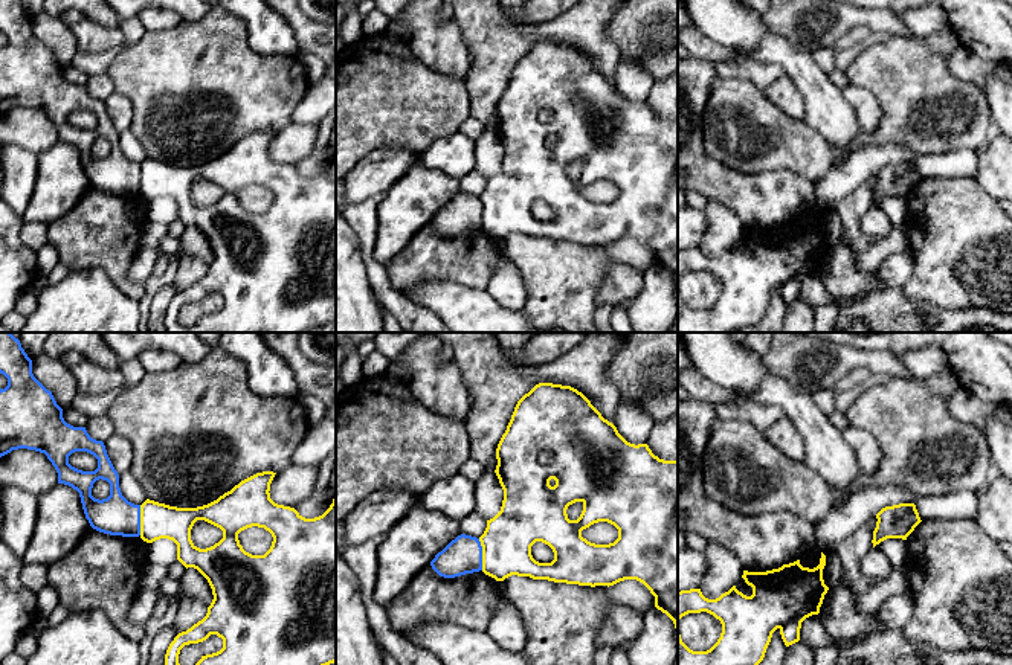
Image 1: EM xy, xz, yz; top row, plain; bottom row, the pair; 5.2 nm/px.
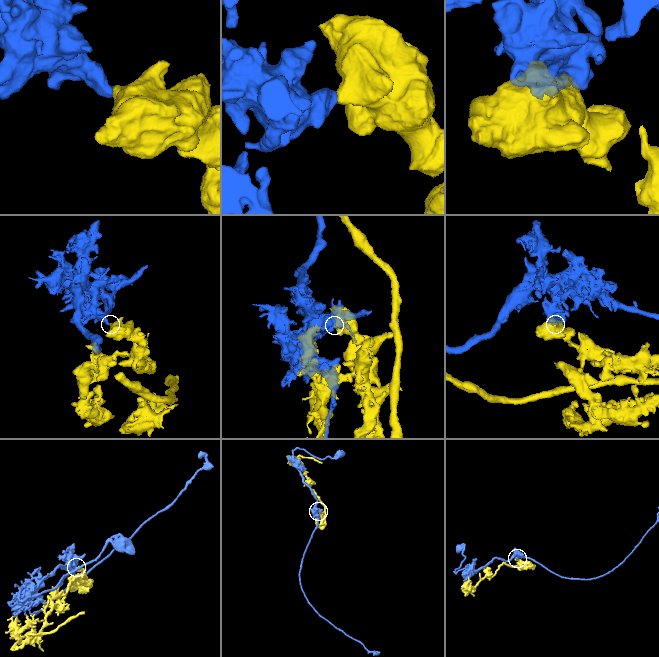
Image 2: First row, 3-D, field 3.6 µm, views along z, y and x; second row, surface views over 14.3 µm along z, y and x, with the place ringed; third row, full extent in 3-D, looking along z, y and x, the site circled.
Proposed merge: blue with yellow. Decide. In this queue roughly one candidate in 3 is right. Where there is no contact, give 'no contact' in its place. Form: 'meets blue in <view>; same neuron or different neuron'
meets blue in xz; different neuron

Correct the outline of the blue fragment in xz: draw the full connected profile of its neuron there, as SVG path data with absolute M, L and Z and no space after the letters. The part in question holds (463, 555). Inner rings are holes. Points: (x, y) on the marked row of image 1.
M461 534L430 561L432 569L444 578L455 578L482 570L479 538Z

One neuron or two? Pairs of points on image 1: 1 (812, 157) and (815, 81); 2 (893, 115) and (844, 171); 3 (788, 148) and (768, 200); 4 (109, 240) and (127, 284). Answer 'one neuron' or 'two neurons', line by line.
1: two neurons
2: two neurons
3: two neurons
4: one neuron

